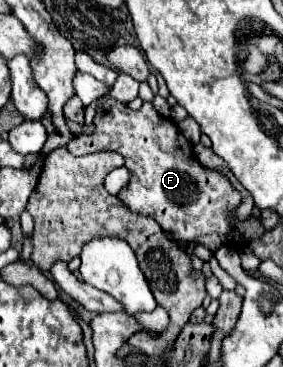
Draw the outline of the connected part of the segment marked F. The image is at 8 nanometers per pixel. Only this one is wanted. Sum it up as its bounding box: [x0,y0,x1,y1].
[70,98,264,246]

